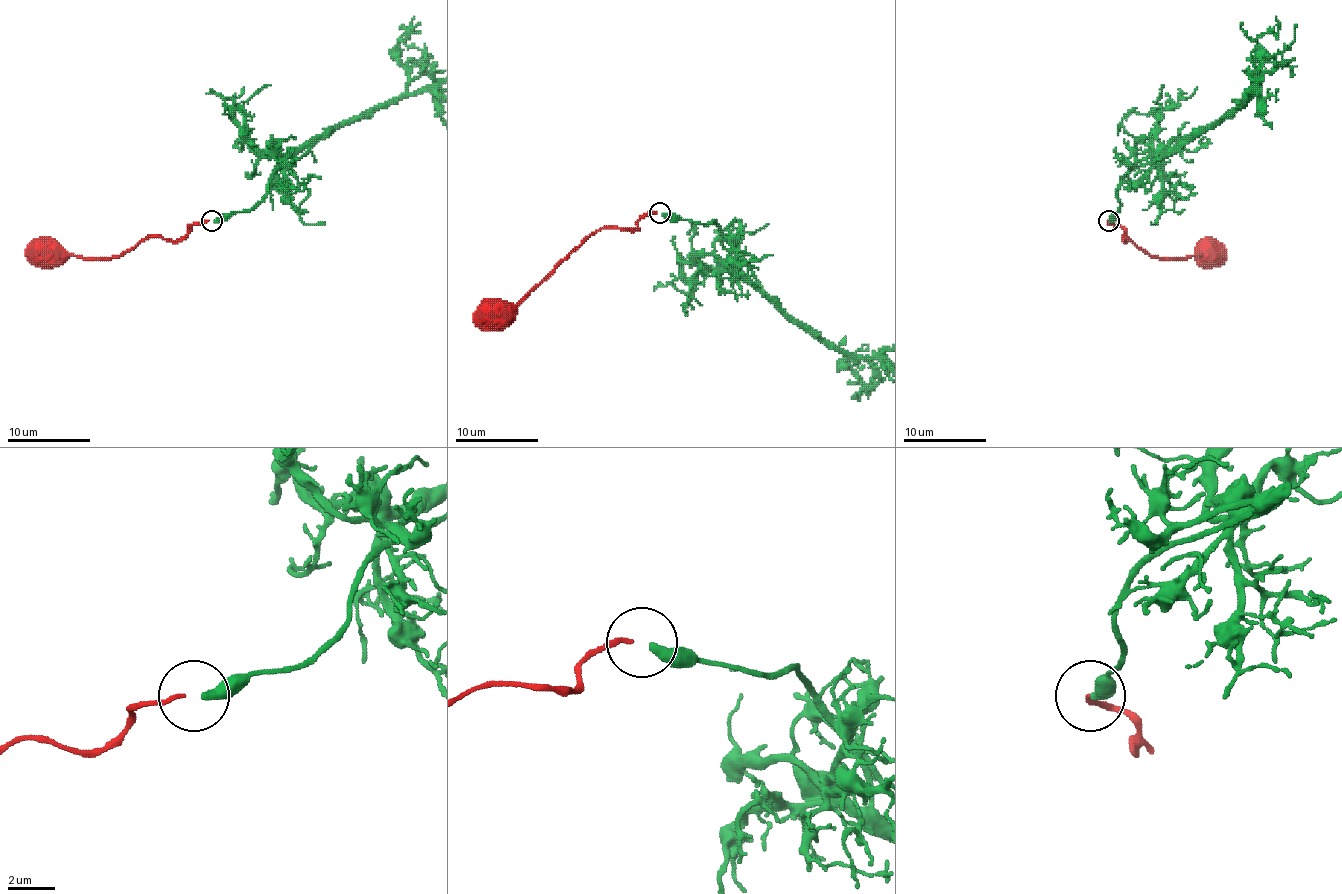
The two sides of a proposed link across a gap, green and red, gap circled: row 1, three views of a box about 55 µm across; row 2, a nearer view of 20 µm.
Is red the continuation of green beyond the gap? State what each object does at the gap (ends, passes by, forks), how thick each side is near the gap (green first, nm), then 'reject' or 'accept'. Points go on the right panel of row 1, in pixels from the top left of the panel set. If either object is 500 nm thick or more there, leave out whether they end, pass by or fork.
green ends there; red ends there; 420 nm thick on the green side, 190 nm on the other; accept

